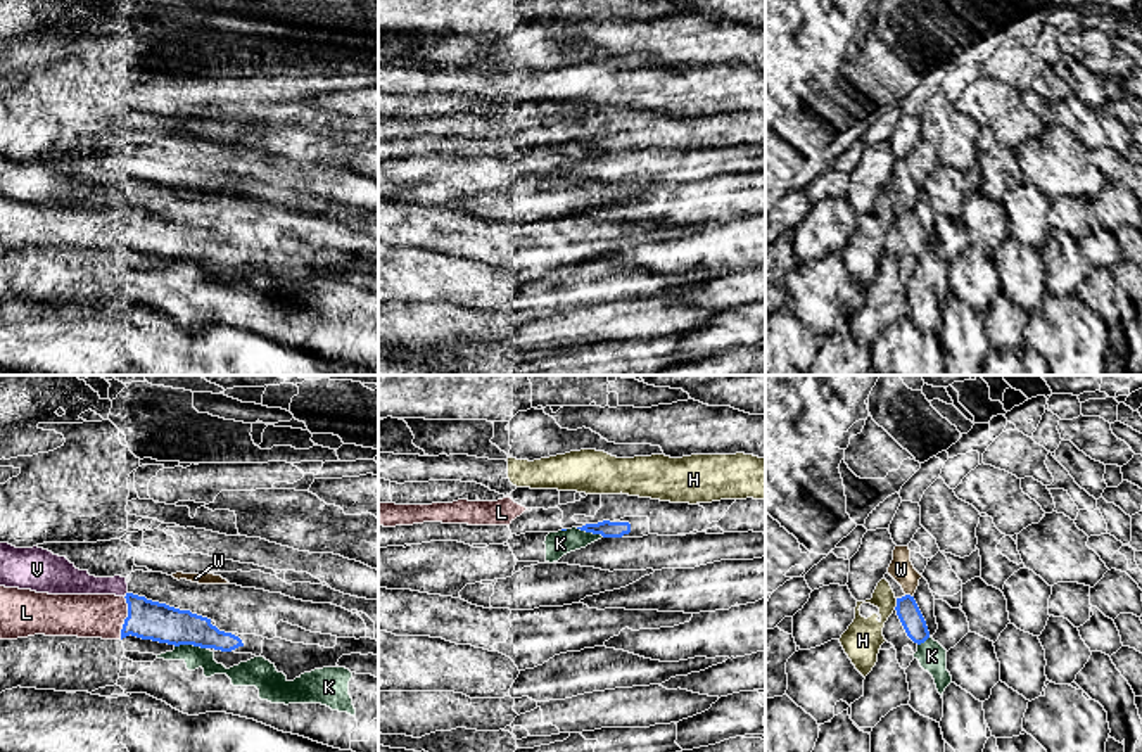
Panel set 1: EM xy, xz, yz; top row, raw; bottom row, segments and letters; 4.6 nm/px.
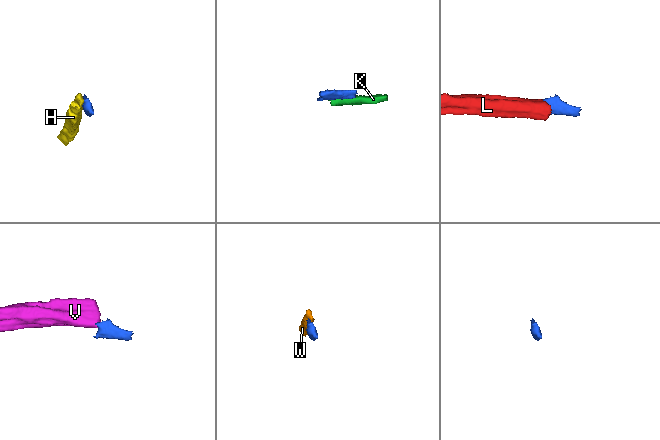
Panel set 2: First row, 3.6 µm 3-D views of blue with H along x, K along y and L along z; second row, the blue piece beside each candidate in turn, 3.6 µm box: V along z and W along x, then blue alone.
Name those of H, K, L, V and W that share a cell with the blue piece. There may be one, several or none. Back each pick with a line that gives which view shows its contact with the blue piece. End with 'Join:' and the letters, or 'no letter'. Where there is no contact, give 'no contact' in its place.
Join: no letter

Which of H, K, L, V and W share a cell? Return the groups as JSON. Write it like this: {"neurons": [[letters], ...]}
{"neurons": [["H"], ["K"], ["L", "W"], ["V"]]}

